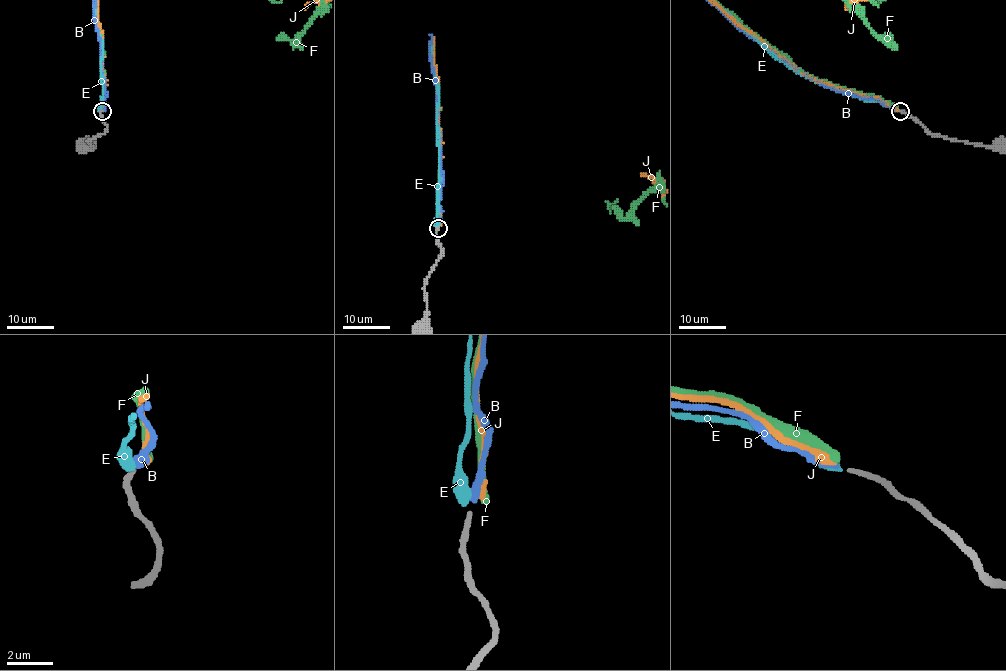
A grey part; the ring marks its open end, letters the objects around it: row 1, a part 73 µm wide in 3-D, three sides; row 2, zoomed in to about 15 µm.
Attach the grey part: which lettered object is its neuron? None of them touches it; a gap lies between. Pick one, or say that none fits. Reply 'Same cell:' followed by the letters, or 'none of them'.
Same cell: B

